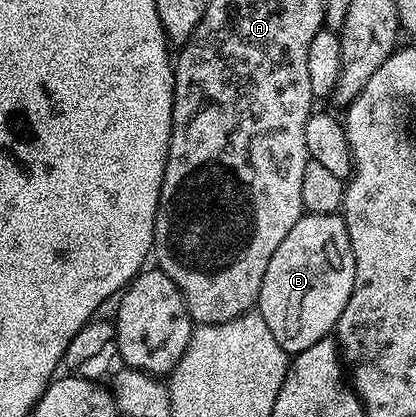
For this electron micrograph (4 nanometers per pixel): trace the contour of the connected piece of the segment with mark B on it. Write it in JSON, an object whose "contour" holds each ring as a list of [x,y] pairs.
{"contour":[[[339,213],[309,214],[286,232],[286,240],[278,244],[274,256],[270,256],[270,264],[266,264],[266,276],[262,276],[258,312],[270,332],[274,332],[274,340],[282,344],[282,348],[290,356],[301,354],[310,344],[318,344],[318,340],[329,337],[335,331],[338,320],[350,300],[350,292],[354,288],[354,248],[350,242],[350,232],[343,217]]]}

